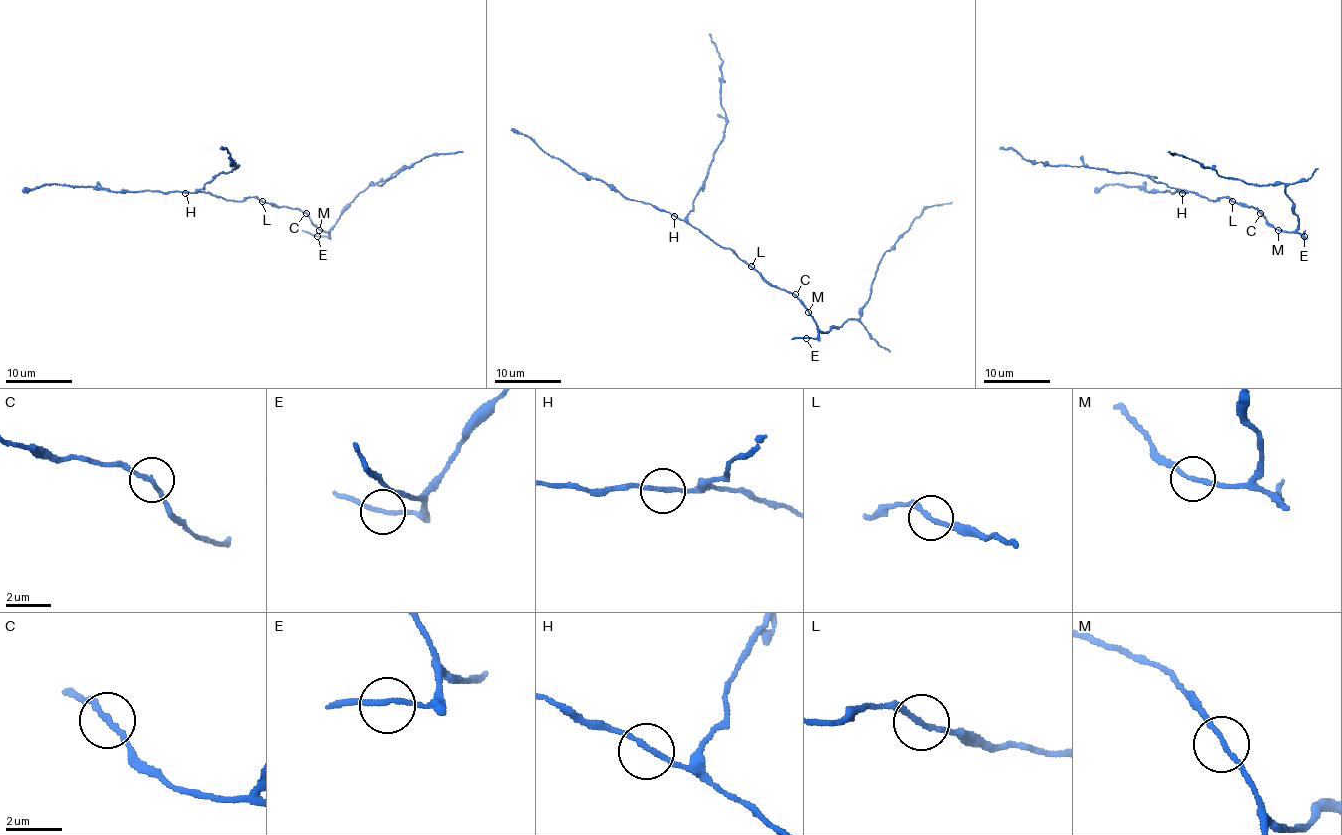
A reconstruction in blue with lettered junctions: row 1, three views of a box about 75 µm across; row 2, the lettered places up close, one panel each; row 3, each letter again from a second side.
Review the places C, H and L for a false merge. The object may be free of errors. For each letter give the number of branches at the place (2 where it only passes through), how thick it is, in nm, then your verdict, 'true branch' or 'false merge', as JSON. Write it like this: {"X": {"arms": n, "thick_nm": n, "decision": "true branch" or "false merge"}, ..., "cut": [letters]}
{"C": {"arms": 2, "thick_nm": 170, "decision": "true branch"}, "H": {"arms": 2, "thick_nm": 170, "decision": "true branch"}, "L": {"arms": 2, "thick_nm": 170, "decision": "true branch"}, "cut": []}

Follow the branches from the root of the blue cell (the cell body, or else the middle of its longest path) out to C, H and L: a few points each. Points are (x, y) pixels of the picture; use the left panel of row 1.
C: (275, 206), (297, 208), (307, 213)
H: (275, 206), (255, 198), (228, 201), (208, 193), (185, 193)
L: (275, 206), (262, 201)

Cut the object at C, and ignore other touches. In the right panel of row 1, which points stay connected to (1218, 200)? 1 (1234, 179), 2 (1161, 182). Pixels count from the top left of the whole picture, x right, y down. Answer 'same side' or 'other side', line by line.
1: other side
2: same side

